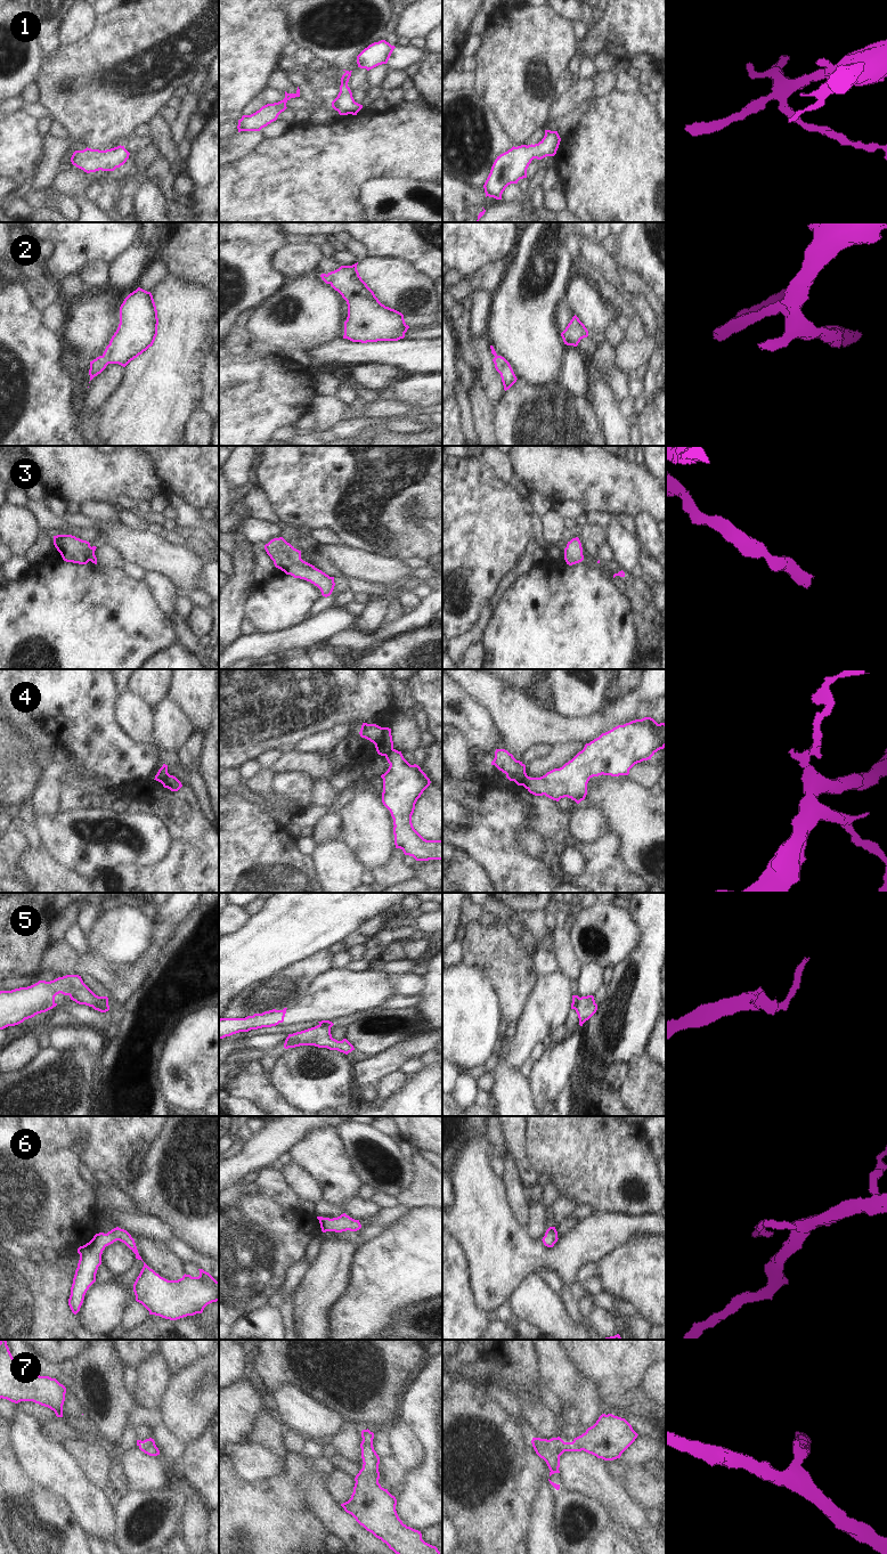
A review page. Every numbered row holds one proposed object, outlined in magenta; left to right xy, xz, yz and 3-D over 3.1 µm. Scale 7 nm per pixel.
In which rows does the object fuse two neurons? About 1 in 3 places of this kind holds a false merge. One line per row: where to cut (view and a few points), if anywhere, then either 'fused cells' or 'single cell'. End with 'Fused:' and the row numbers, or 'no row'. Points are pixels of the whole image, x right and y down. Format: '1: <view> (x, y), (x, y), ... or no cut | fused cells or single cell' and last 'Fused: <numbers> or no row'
1: no cut | single cell
2: no cut | single cell
3: no cut | single cell
4: yz (527, 775), (521, 784) | fused cells
5: xy (92, 1007), (106, 1010) | fused cells
6: no cut | single cell
7: no cut | single cell
Fused: 4, 5

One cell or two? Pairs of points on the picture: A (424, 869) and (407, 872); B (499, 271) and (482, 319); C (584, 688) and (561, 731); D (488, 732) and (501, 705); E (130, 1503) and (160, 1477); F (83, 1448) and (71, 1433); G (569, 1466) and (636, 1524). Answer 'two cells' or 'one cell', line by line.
A: two cells
B: two cells
C: two cells
D: two cells
E: two cells
F: two cells
G: one cell

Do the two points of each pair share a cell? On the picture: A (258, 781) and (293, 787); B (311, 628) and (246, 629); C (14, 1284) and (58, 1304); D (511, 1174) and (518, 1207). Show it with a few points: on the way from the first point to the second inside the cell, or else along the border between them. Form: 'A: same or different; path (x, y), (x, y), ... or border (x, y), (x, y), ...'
A: different; border (273, 773), (273, 790), (291, 802), (285, 807)
B: different; border (254, 631), (243, 636)
C: same; path (25, 1284), (38, 1284), (47, 1293)
D: same; path (513, 1182), (518, 1199)

